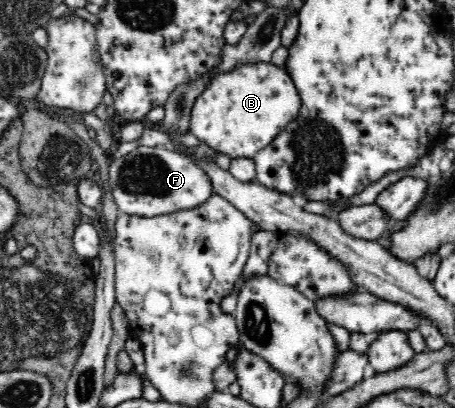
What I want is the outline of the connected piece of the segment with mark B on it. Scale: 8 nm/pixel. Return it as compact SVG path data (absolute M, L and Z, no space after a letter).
M265 61L237 64L231 71L218 73L195 101L190 132L231 159L252 159L298 115L300 107L297 86L284 68Z

